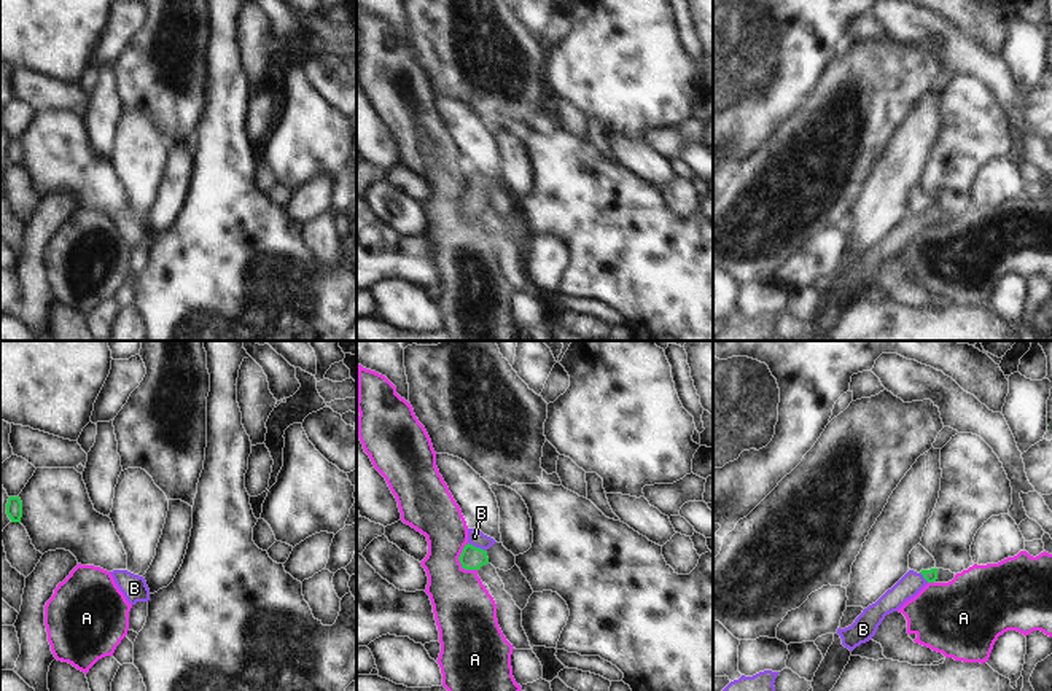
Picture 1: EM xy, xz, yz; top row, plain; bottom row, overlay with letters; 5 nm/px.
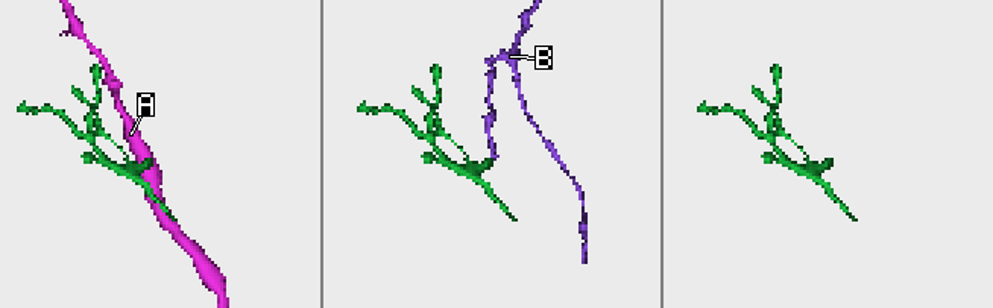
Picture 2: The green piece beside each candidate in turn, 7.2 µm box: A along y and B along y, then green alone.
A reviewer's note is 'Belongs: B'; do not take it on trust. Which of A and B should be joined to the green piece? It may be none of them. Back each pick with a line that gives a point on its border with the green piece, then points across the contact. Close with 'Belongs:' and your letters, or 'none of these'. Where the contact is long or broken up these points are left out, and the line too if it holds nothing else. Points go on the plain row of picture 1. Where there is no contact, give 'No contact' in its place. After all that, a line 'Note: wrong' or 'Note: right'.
B: Touches green at xz (478, 191). Path across: xz (471, 201), (478, 191), (475, 180)
Belongs: B.
Note: right

